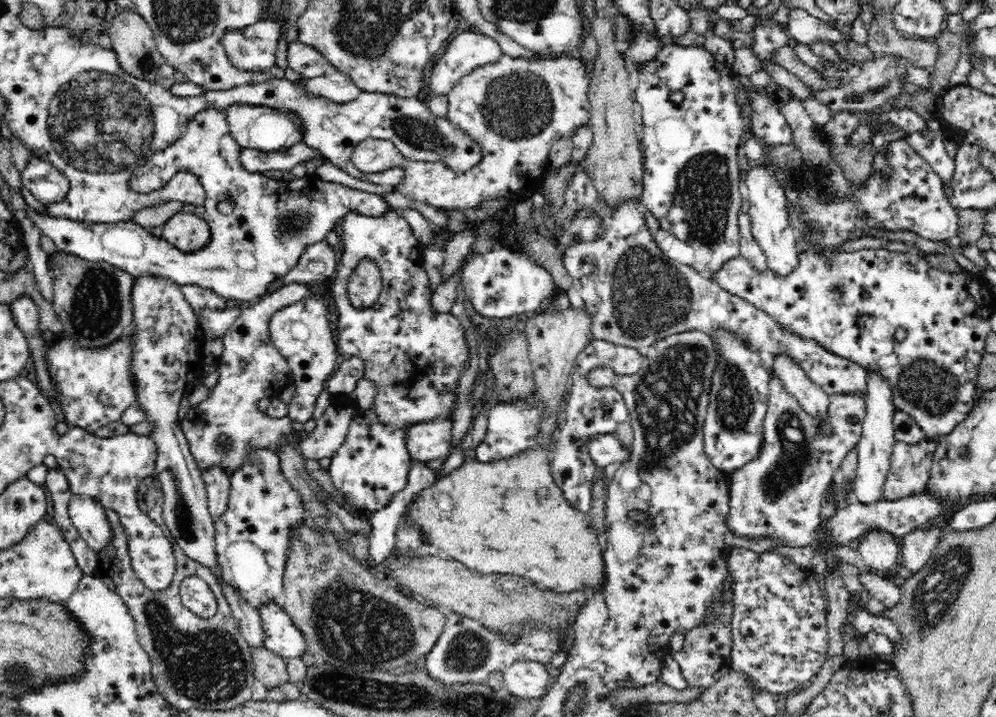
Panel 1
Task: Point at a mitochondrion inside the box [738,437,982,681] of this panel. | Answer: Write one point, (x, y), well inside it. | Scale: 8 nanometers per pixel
(942, 588)

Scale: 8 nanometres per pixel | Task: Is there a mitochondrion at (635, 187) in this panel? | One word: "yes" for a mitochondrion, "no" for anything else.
no

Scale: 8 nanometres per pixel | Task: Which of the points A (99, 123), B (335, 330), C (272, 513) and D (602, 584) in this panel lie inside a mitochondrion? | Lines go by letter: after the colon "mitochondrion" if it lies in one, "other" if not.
A: mitochondrion
B: other
C: other
D: other

